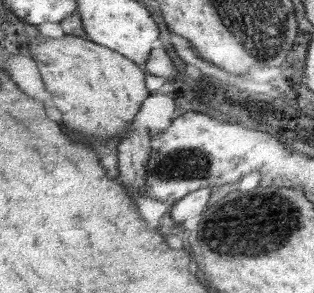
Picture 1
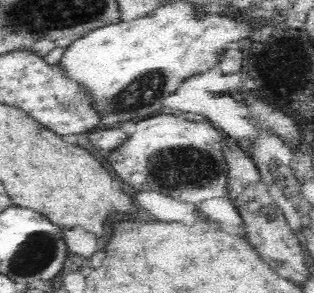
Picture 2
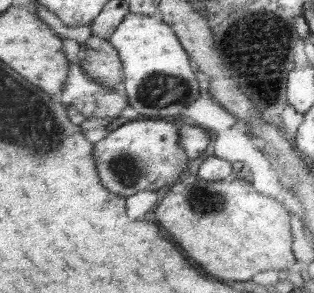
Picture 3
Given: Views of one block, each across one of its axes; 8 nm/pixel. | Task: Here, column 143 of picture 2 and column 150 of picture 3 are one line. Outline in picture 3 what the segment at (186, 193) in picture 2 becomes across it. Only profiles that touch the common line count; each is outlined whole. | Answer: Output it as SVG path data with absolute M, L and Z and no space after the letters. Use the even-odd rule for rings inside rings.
M135 118L115 126L115 130L95 144L95 160L101 170L103 184L121 196L133 196L141 190L163 194L185 172L187 162L199 158L211 144L209 130L189 124L173 124L175 120Z

